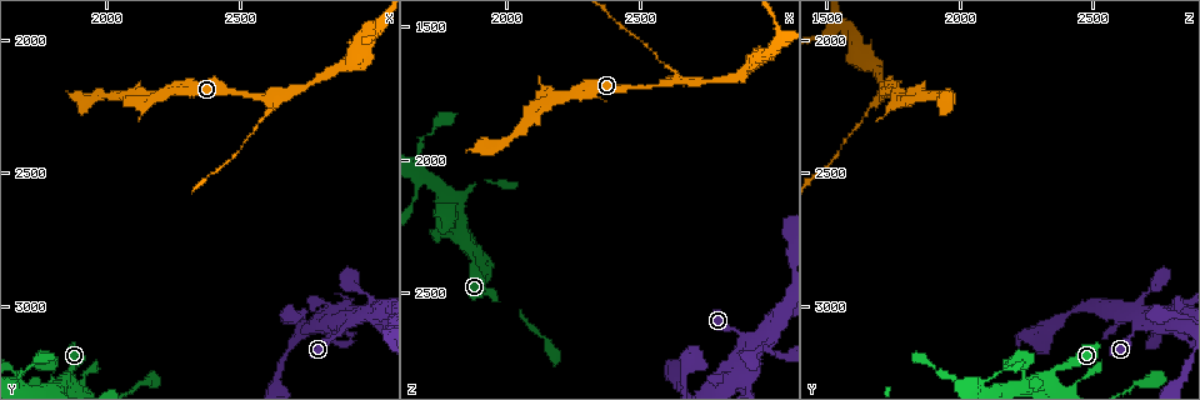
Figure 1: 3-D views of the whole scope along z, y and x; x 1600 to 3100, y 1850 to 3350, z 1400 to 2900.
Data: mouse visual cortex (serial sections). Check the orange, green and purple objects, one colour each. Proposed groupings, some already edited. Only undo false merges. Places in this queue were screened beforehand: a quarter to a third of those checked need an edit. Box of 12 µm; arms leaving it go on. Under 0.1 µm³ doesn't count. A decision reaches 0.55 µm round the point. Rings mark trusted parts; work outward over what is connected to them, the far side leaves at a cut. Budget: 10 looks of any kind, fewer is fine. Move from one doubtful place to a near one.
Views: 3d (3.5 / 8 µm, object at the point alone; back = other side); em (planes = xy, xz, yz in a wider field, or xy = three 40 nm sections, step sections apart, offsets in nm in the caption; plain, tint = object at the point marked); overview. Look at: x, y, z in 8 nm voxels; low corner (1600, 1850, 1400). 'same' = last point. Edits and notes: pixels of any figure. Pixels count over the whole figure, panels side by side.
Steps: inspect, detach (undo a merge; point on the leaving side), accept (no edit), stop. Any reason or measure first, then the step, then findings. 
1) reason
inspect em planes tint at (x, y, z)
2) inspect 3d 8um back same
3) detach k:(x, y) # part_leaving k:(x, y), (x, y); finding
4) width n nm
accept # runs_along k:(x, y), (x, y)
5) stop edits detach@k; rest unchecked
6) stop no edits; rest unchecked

four arms meet
inspect 3d 3.5um at (3000, 3010, 2640)

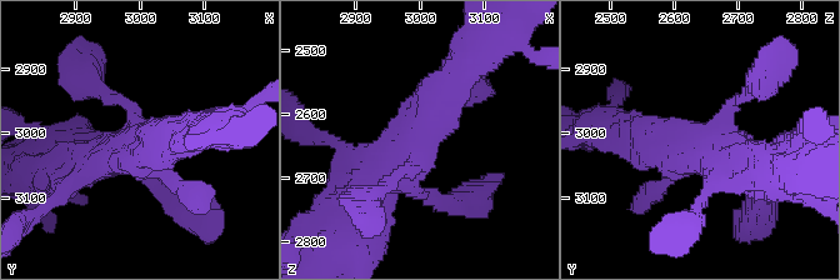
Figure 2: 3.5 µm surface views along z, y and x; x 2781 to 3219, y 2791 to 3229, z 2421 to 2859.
arms 4; arm_widths 150, 150, 300, 500 nm
inspect em xy step 5 tint at (3000, 3015, 2640)

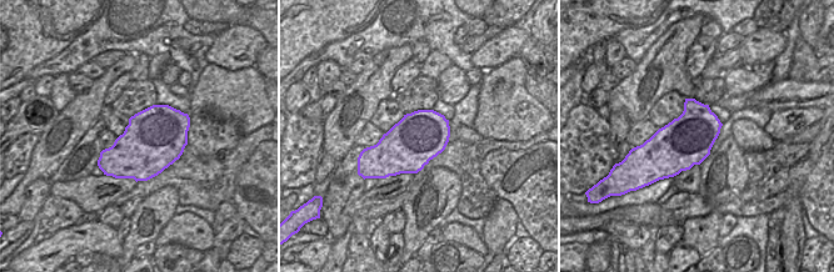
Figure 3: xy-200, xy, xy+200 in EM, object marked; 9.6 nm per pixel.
another direction
inspect em xy step 2 tint same

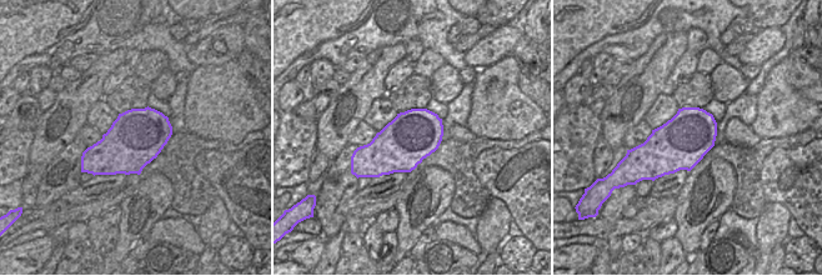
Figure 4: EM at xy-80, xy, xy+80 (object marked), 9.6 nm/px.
accept # runs_along 2:(359, 160), (401, 158), (463, 70); all the same cell

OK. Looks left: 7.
a fork
inspect 3d 8um back at (2640, 2210, 1700)

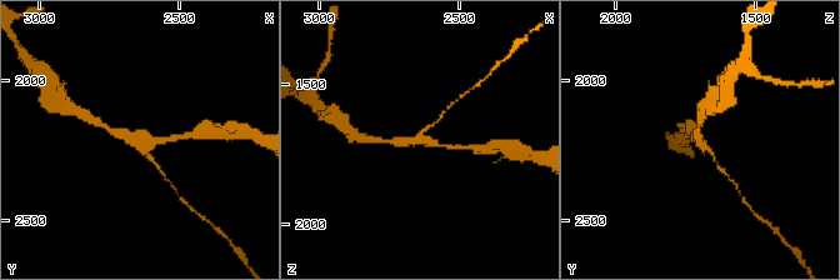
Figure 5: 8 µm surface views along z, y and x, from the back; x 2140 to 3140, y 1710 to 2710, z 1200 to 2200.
arms 3; arm_widths 150, 150, 300 nm; need the tissue
inspect em xy step 1 tint at (2640, 2210, 1700)

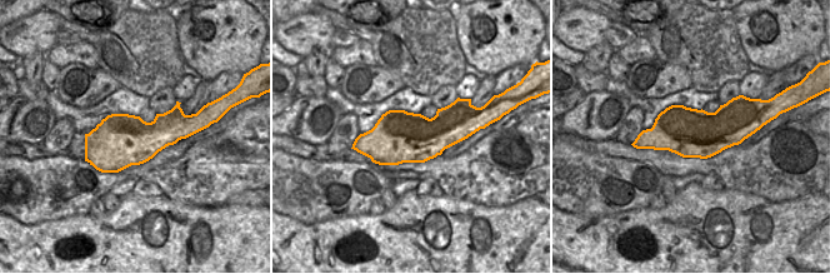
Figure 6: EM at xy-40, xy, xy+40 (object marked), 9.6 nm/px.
detach 5:(723, 170) # part_leaving 5:(706, 149), (716, 165), (734, 184); two cells meet here

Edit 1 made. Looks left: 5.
redraw
inspect overview

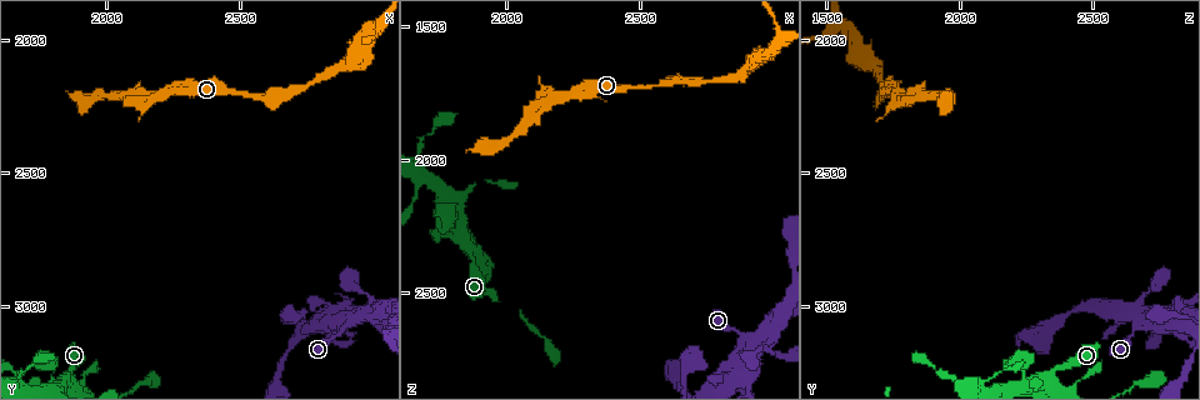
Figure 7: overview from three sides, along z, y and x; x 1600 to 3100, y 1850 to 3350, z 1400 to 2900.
sharp bend
inspect 3d 8um at (1800, 3230, 2240)

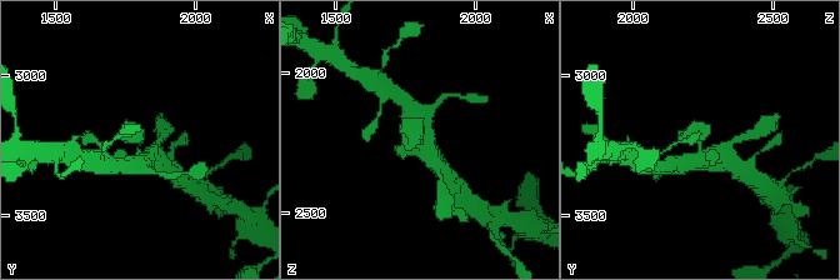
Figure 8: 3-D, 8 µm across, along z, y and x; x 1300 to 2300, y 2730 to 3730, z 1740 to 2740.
inspect em xy step 5 tint at (1790, 3230, 2230)

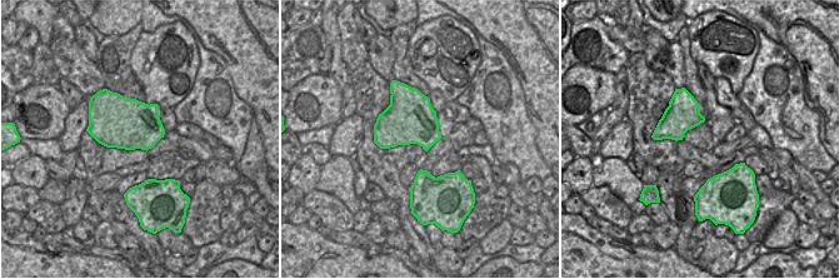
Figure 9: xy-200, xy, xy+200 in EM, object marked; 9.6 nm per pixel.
width 480 nm
accept # runs_along 8:(428, 149), (401, 123); all the same cell

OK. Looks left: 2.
stop edits detach@5; rest unchecked

